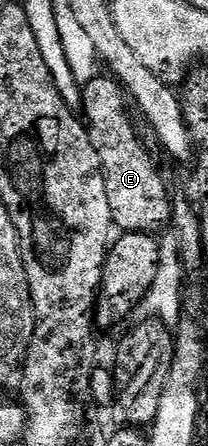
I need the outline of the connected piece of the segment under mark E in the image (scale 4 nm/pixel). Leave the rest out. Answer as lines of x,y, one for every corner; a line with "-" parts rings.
98,76
93,82
82,87
83,113
85,126
90,134
90,142
97,150
102,160
103,174
106,178
106,194
109,199
109,208
112,225
121,232
150,232
156,233
157,229
170,223
170,215
173,211
170,203
166,202
169,196
167,184
146,146
137,137
133,122
127,112
129,105
124,87
112,77

